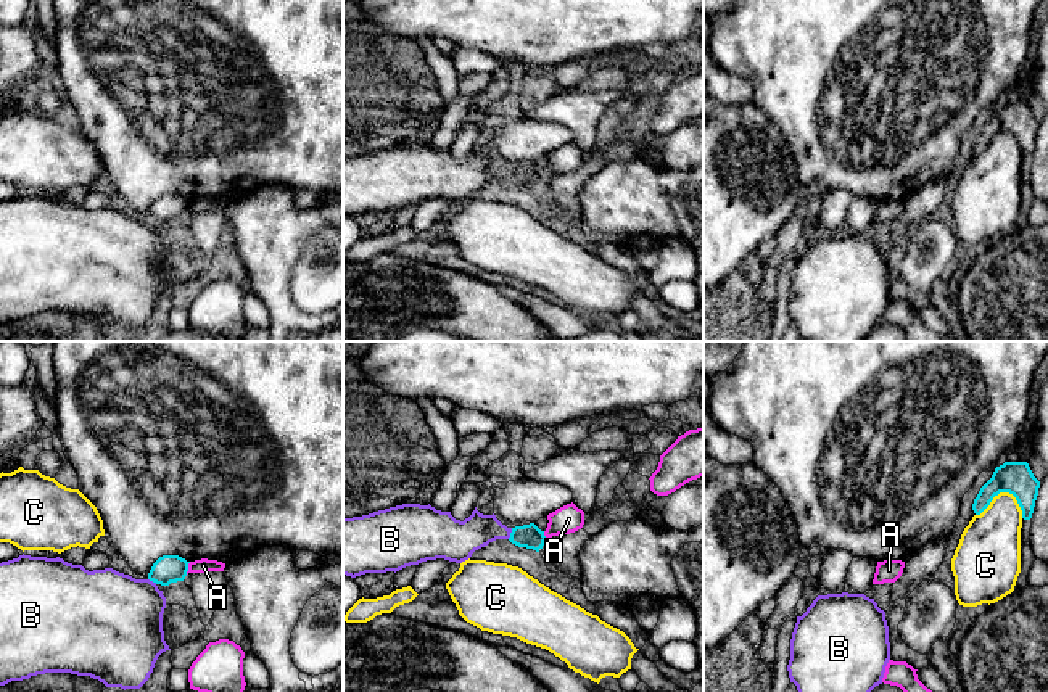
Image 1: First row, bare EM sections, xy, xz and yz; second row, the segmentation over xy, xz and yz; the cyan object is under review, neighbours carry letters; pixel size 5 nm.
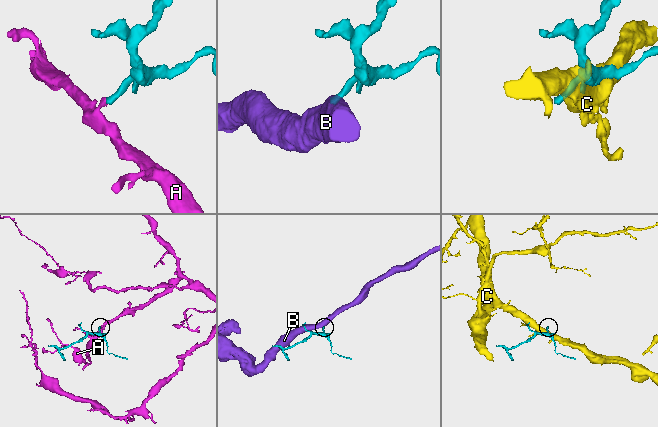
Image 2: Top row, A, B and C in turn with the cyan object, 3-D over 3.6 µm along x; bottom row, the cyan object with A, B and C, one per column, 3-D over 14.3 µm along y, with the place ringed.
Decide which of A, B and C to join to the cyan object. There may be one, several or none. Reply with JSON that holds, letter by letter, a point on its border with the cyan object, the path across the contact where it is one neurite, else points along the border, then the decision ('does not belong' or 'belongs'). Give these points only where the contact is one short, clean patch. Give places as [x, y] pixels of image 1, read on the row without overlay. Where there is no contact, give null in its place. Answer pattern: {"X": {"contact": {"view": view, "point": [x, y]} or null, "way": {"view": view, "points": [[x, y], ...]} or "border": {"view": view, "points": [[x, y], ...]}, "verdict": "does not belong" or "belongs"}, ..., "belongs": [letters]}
{"A": {"contact": {"view": "xy", "point": [187, 208]}, "border": {"view": "xy", "points": [[190, 201], [185, 213]]}, "verdict": "does not belong"}, "B": {"contact": {"view": "xz", "point": [511, 172]}, "border": {"view": "xz", "points": [[512, 168], [507, 177]]}, "verdict": "does not belong"}, "C": {"contact": {"view": "yz", "point": [1000, 131]}, "verdict": "does not belong"}, "belongs": []}

